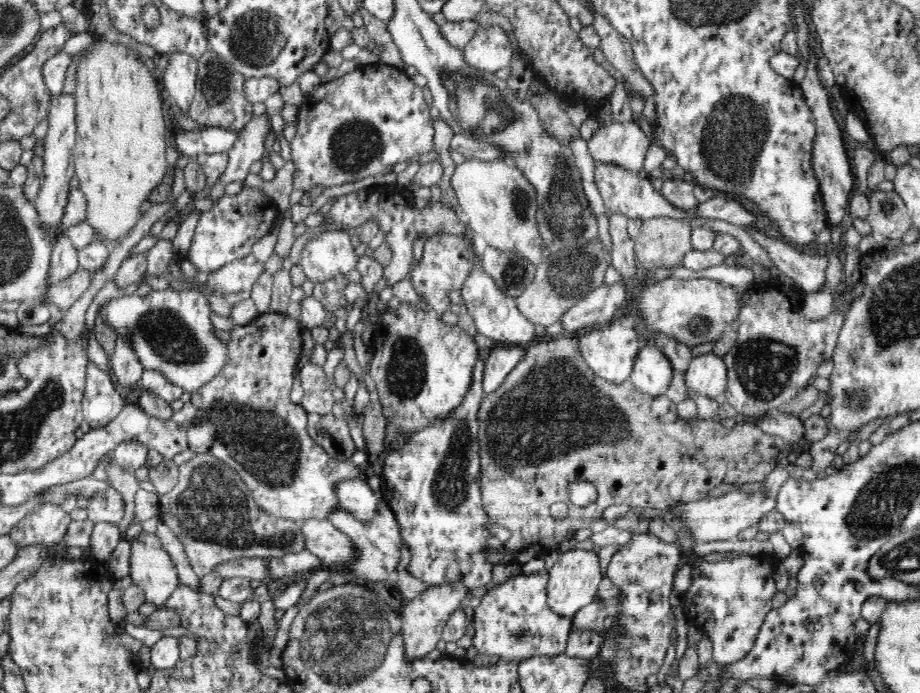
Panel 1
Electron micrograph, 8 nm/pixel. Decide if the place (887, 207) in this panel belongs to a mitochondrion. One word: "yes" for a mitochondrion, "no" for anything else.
yes

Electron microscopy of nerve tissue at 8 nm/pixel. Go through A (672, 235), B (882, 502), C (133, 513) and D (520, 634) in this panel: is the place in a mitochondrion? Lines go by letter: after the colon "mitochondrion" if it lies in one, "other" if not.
A: mitochondrion
B: mitochondrion
C: other
D: mitochondrion

